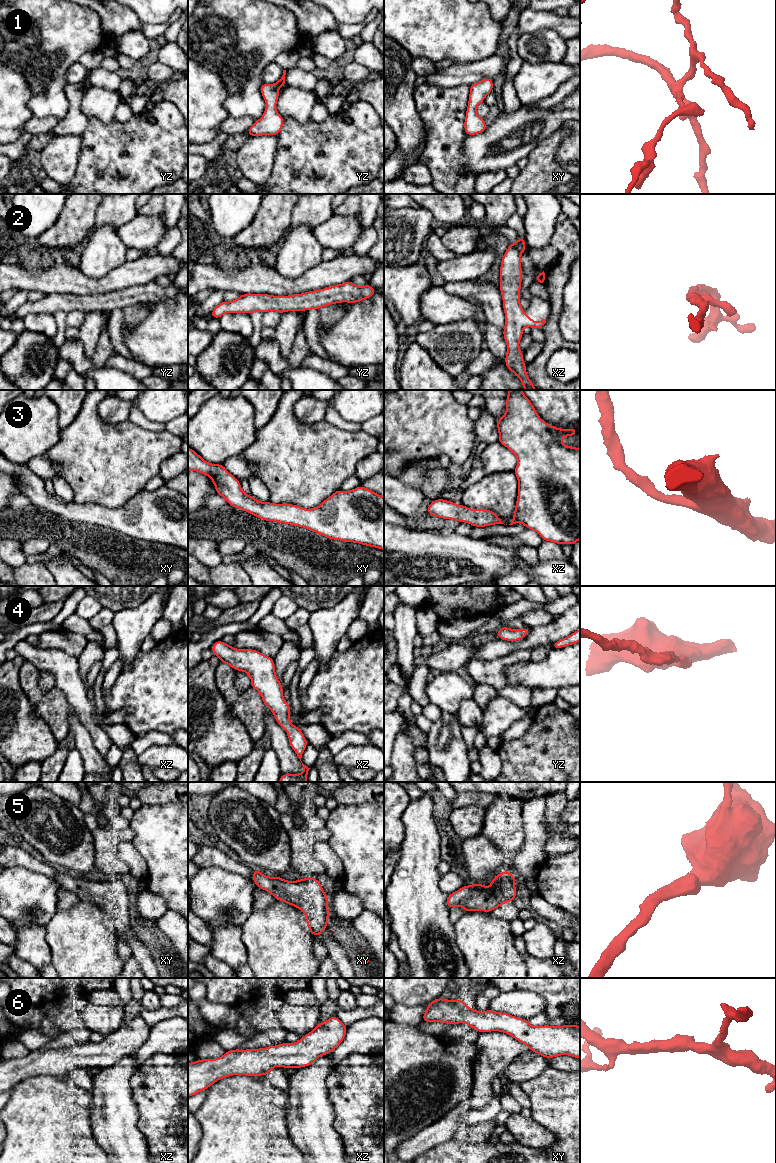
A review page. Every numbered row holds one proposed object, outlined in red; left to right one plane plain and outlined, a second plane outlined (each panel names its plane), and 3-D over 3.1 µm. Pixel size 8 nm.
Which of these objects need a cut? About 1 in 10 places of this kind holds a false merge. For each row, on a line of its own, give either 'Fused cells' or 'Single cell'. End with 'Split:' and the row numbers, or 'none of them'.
1: Single cell
2: Single cell
3: Single cell
4: Single cell
5: Single cell
6: Single cell
Split: none of them

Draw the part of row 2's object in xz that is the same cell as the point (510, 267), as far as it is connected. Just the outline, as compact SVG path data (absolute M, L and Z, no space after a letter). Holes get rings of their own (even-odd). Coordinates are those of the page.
M518 236L517 243L510 243L504 253L500 266L499 289L503 299L505 312L505 326L503 329L504 340L507 344L505 356L506 367L522 382L524 390L537 390L526 373L526 364L519 343L523 336L523 328L541 328L546 319L539 322L533 321L529 315L524 314L520 305L520 289L523 277L521 268L521 253L528 251L525 247L524 237Z

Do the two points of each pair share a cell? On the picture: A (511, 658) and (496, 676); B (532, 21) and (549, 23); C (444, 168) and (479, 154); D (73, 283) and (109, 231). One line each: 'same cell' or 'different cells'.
A: same cell
B: same cell
C: different cells
D: different cells

